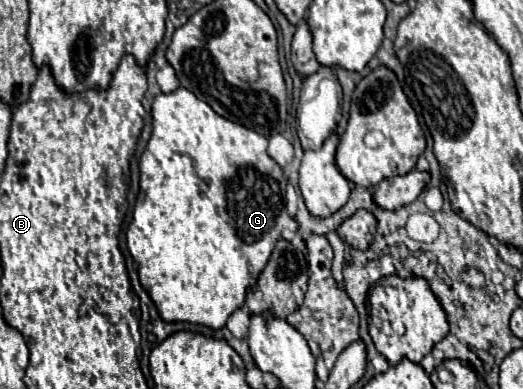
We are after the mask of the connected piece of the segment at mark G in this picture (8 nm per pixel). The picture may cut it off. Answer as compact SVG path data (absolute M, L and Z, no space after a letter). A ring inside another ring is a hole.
M178 88L170 94L158 94L152 102L152 136L146 144L146 150L140 158L140 192L134 206L134 218L126 232L126 242L132 258L138 264L138 276L142 288L150 294L152 302L158 308L158 314L164 322L190 322L190 324L202 324L212 330L220 330L226 326L226 320L234 310L238 310L246 302L246 292L254 288L258 282L258 276L262 268L266 266L266 260L270 258L270 252L274 250L274 244L280 240L282 230L296 232L298 224L288 216L286 212L286 176L284 170L268 156L268 140L266 136L244 128L242 124L230 122L222 116L218 116L206 102L198 100L190 90Z

